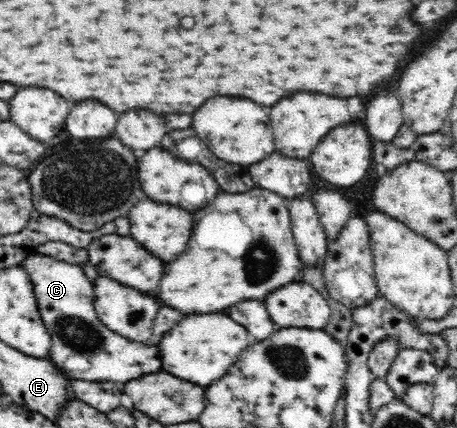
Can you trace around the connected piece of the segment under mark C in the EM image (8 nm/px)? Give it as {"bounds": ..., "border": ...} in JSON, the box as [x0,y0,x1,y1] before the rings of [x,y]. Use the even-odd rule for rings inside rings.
{"bounds":[20,251,161,382],"border":[[[31,251],[20,263],[31,279],[42,321],[52,337],[47,356],[70,380],[91,382],[125,382],[144,374],[161,371],[160,350],[157,344],[139,344],[109,330],[96,315],[93,283],[81,266],[52,256]],[[83,356],[83,368],[69,366],[67,360]]]}

